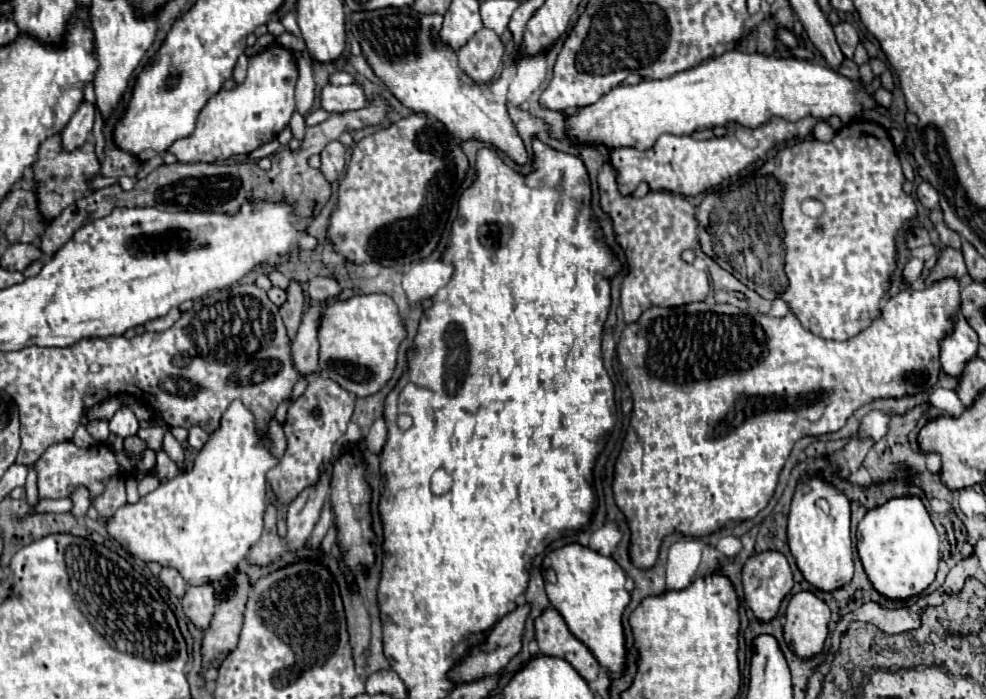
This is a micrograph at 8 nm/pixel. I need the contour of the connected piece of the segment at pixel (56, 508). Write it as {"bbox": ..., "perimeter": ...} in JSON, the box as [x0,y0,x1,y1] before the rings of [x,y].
{"bbox":[32,498,72,514],"perimeter":[[[62,498],[62,500],[38,500],[38,504],[32,508],[32,512],[36,514],[44,514],[44,512],[68,512],[72,508],[70,498]]]}

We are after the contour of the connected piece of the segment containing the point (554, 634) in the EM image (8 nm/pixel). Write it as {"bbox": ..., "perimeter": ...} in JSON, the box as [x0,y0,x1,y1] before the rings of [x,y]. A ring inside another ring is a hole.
{"bbox":[534,608,600,682],"perimeter":[[[554,608],[544,610],[534,624],[540,654],[566,660],[586,682],[596,680],[600,664],[592,656],[592,652],[576,636],[570,634],[564,618]]]}

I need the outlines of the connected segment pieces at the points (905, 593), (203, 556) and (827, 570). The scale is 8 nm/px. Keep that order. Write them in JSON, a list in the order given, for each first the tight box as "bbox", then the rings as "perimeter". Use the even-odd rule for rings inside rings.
[{"bbox":[858,498,938,600],"perimeter":[[[894,498],[878,506],[858,524],[858,556],[874,590],[888,600],[920,596],[936,578],[938,534],[920,498]]]},{"bbox":[106,402,278,584],"perimeter":[[[232,402],[222,414],[220,426],[196,454],[194,468],[160,484],[136,504],[120,506],[112,518],[106,518],[106,530],[132,556],[144,562],[154,560],[160,566],[176,568],[188,584],[216,582],[224,574],[234,572],[250,546],[260,538],[266,508],[266,472],[276,466],[276,462],[278,458],[272,454],[272,440],[266,432],[258,432],[254,414],[242,402]]]},{"bbox":[788,476,854,592],"perimeter":[[[804,476],[798,482],[788,516],[788,546],[804,580],[810,582],[814,588],[834,592],[838,588],[844,588],[852,580],[854,562],[850,542],[850,502],[844,506],[842,494],[838,494],[820,476],[814,478]],[[820,498],[832,504],[832,518],[822,508],[816,506]]]}]

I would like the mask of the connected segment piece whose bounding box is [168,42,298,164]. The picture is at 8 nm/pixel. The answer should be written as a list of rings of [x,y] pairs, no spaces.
[[[276,42],[264,52],[250,56],[248,76],[232,90],[220,90],[208,100],[198,116],[196,130],[188,138],[176,140],[168,150],[180,162],[218,162],[232,154],[250,154],[258,146],[274,140],[296,112],[294,84],[298,80],[298,64],[292,50]]]

